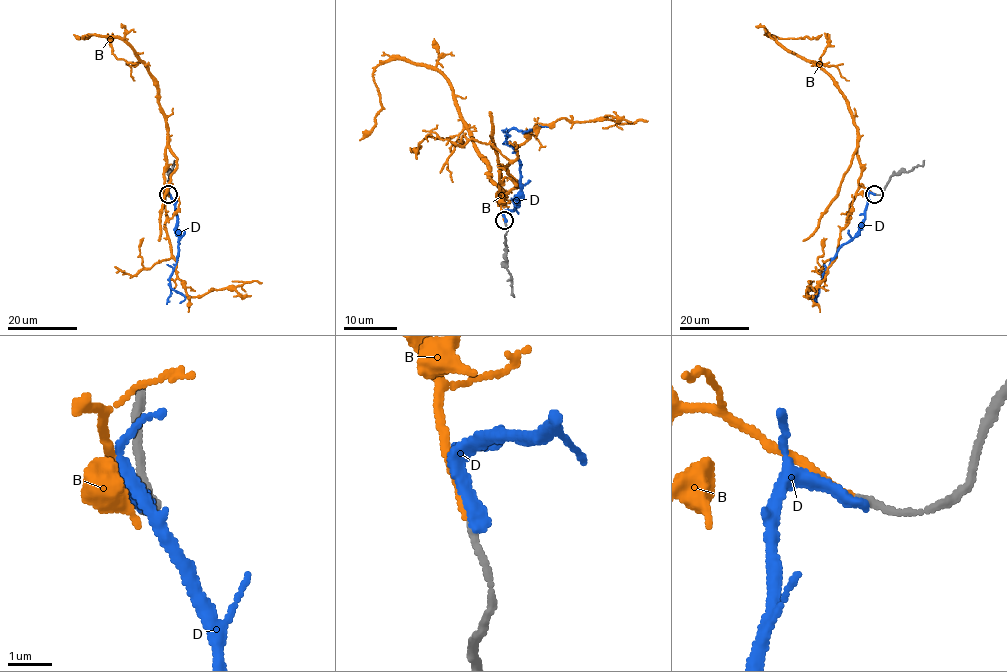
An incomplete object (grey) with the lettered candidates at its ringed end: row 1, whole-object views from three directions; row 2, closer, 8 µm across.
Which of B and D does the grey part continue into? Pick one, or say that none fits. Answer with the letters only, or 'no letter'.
B

